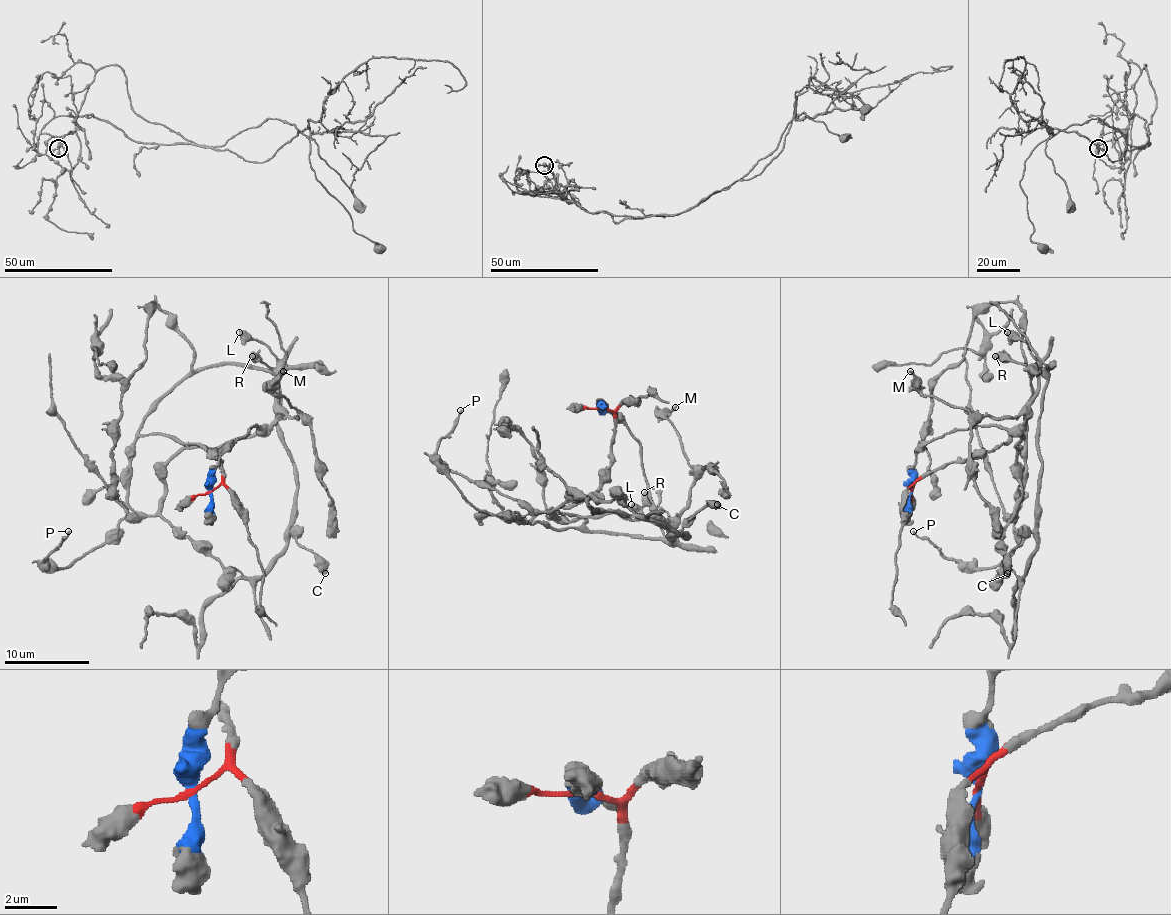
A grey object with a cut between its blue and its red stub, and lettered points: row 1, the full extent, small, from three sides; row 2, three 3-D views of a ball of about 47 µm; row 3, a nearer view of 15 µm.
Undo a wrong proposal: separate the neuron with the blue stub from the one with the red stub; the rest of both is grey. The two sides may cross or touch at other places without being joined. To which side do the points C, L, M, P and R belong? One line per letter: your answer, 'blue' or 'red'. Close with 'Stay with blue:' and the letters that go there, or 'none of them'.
C: red
L: blue
M: blue
P: red
R: red
Stay with blue: L, M

